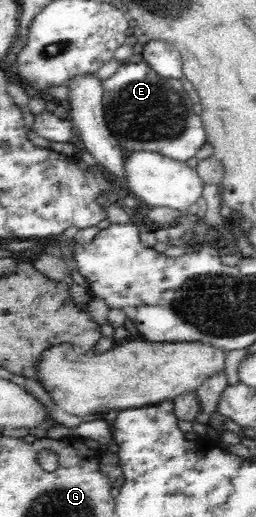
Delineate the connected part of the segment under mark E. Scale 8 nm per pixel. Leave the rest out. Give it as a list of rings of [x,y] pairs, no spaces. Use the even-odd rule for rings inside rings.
[[[145,61],[120,63],[117,72],[102,81],[103,105],[108,128],[126,152],[137,150],[153,151],[175,161],[186,162],[197,155],[201,145],[206,143],[206,131],[201,116],[193,110],[193,100],[185,90],[181,79],[165,79],[153,72]]]

